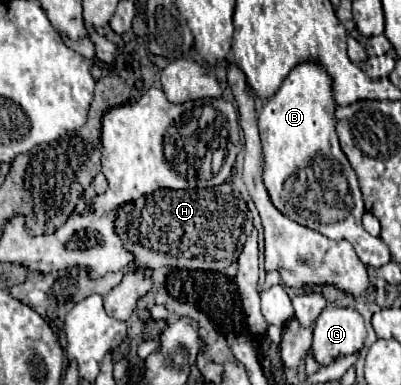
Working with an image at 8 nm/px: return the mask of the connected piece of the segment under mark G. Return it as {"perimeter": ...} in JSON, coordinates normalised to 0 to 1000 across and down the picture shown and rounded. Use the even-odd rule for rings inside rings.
{"perimeter":[[[818,787],[788,829],[778,922],[793,943],[823,948],[848,922],[873,922],[903,906],[913,844],[893,808]]]}

